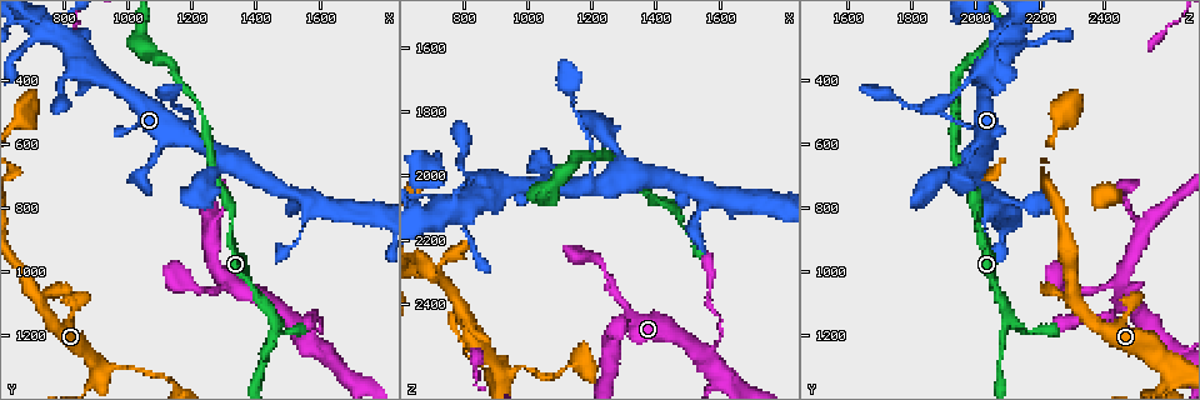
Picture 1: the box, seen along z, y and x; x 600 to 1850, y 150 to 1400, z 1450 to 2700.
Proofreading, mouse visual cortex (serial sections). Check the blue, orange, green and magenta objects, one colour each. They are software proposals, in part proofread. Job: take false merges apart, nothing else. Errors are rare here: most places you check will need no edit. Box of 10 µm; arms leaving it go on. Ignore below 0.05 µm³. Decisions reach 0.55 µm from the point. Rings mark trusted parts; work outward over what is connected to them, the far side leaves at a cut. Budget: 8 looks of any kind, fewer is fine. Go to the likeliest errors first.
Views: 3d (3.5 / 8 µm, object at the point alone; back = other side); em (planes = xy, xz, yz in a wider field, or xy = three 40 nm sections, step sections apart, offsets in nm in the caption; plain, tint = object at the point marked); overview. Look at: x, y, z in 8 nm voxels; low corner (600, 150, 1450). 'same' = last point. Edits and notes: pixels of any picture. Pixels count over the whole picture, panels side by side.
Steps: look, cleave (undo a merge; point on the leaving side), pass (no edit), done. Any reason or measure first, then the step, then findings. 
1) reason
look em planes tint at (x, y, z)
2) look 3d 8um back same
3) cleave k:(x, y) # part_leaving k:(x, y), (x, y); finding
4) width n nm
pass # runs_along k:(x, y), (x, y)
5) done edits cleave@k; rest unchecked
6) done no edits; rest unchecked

two arms in line, one across
look 3d 3.5um at (1550, 1190, 2550)

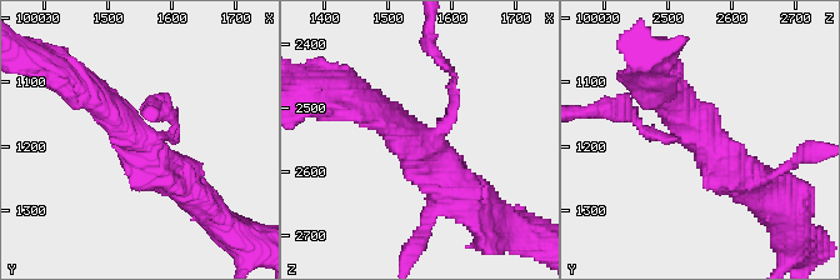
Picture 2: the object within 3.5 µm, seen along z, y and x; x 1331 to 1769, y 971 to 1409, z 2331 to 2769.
arms 3; arm_widths 150, 400, 500 nm
look em xy step 5 tint at (1550, 1185, 2550)

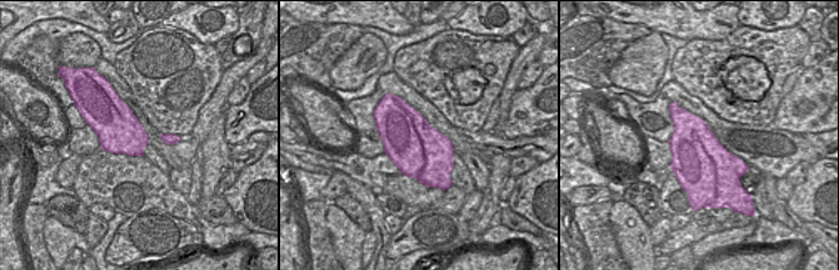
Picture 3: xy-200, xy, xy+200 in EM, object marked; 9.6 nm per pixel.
pass # runs_along 2:(79, 83), (179, 183); all the same cell

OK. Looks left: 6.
thin arm on a thick one
look 3d 3.5um back at (910, 1300, 2610)

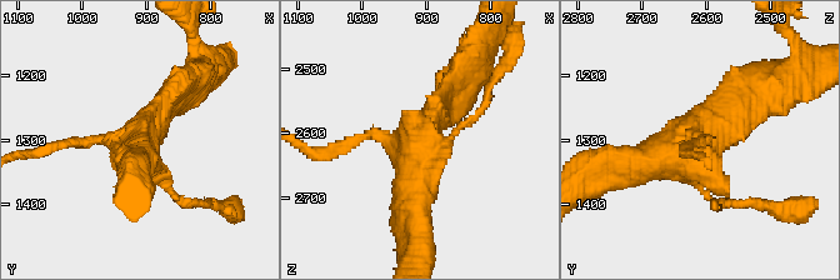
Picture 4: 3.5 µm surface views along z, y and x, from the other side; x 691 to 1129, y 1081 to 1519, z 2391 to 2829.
look em xy step 1 tint same

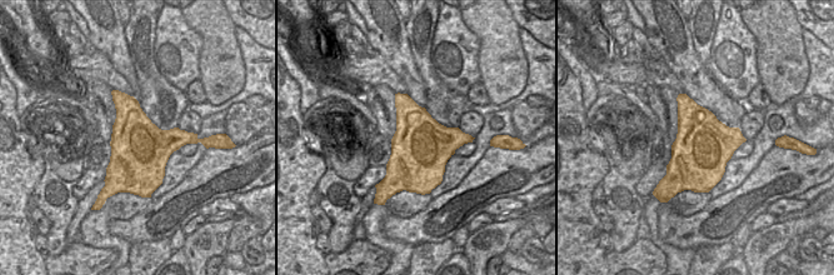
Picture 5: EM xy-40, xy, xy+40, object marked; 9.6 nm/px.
pass # runs_along 4:(179, 85), (136, 143), (60, 143); all the same cell

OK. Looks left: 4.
arms part here
look 3d 3.5um at (1460, 1150, 2110)

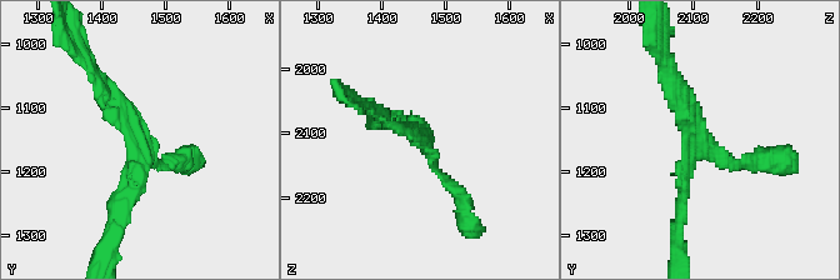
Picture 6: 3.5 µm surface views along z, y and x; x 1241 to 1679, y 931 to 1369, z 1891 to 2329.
shape alone is not enough
look em xy step 1 tint at (1465, 1155, 2110)

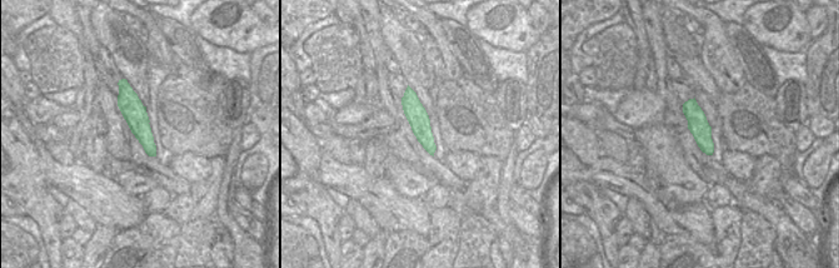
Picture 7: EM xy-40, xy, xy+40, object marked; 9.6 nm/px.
pass # runs_along 6:(94, 78), (148, 146), (121, 208); continuous, no second cell

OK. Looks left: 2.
done no edits; rest unchecked

